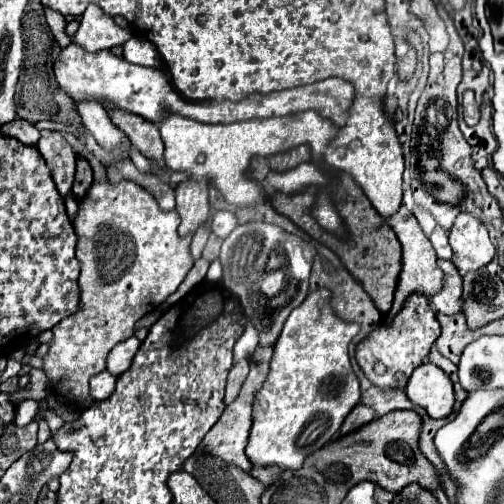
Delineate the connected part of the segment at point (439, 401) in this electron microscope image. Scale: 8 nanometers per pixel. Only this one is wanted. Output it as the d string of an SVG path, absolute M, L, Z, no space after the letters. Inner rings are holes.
M431 362L417 366L407 382L405 392L409 400L425 408L431 418L447 418L455 404L451 378Z

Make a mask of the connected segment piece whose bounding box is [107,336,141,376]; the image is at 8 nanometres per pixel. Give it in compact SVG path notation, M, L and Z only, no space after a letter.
M131 336L131 338L123 340L121 344L117 344L117 346L111 350L109 358L107 358L107 370L109 370L113 376L121 376L121 374L131 366L133 356L137 354L139 346L141 346L141 342L139 342L135 336Z

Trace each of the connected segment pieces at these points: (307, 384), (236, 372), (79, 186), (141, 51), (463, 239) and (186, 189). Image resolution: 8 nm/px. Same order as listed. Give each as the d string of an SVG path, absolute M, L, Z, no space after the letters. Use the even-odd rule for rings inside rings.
M327 290L311 292L295 310L291 310L283 332L275 344L275 354L271 360L271 372L257 392L255 406L253 406L253 426L249 434L249 444L245 448L247 458L253 466L279 466L283 470L297 470L303 466L303 460L325 446L331 438L335 438L339 426L343 424L345 416L355 408L361 398L359 380L351 370L349 362L349 342L353 336L359 334L361 326L355 322L339 320L329 304Z
M247 360L237 362L237 364L229 370L227 388L225 388L225 406L229 406L229 404L237 398L237 394L239 394L239 390L241 390L241 384L243 384L245 378L247 378L247 372L249 372L249 362L247 362Z
M77 158L77 174L75 174L75 184L73 184L73 196L75 196L77 202L81 202L85 198L91 184L93 184L91 166L87 164L87 160Z
M131 38L123 44L123 58L125 60L133 60L139 62L143 66L153 66L153 68L161 68L161 58L155 52L153 44L147 38Z
M467 212L455 218L449 244L453 248L453 264L463 274L489 264L495 256L495 246L489 240L487 228L479 218Z
M193 178L181 182L177 186L177 212L181 216L179 236L189 236L199 230L203 222L209 218L207 204L207 182L197 182Z

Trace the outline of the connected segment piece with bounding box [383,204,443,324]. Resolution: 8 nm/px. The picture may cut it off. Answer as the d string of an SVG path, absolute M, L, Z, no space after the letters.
M405 204L399 208L397 214L393 214L389 218L389 224L393 228L393 232L397 234L401 246L403 246L403 268L399 274L399 284L395 290L395 300L393 300L393 308L389 310L389 314L383 316L383 324L391 324L395 314L399 314L399 308L403 308L407 296L411 294L423 294L425 298L431 298L433 294L437 294L443 288L443 272L437 268L437 254L429 242L429 238L421 232L415 216L405 208Z

